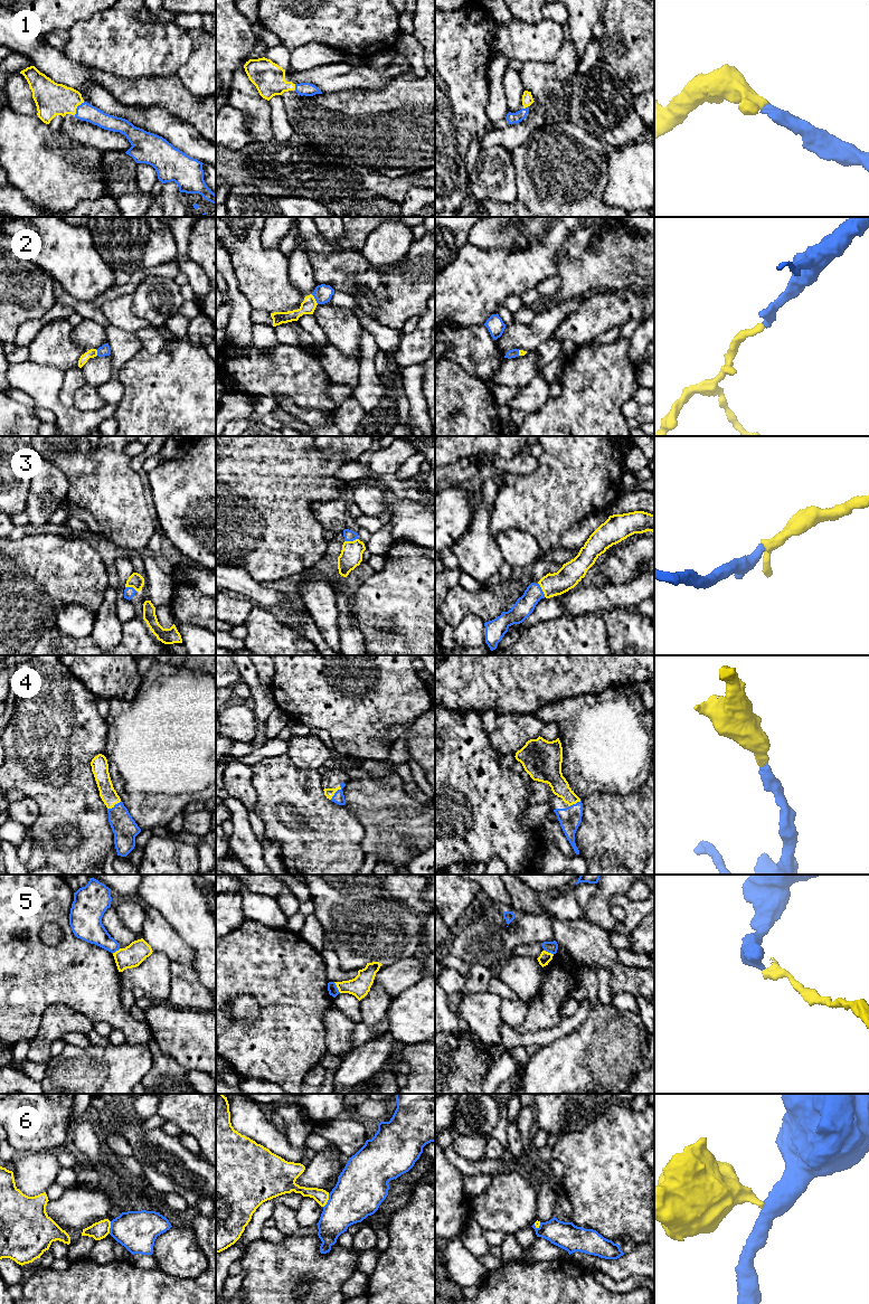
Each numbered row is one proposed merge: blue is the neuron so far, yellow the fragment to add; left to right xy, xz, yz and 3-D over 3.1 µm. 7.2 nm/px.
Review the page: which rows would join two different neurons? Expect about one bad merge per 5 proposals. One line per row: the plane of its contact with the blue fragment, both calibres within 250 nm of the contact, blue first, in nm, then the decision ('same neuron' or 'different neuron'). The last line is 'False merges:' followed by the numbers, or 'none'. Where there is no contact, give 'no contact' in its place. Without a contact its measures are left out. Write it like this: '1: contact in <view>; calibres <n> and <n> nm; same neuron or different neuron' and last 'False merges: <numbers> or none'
1: contact in xy; calibres 130 and 240 nm; same neuron
2: contact in xz; calibres 130 and 110 nm; same neuron
3: contact in yz; calibres 140 and 170 nm; same neuron
4: contact in xz; calibres 80 and 70 nm; same neuron
5: contact in xz; calibres 70 and 150 nm; different neuron
6: contact in xz; calibres 360 and 100 nm; different neuron
False merges: 5, 6

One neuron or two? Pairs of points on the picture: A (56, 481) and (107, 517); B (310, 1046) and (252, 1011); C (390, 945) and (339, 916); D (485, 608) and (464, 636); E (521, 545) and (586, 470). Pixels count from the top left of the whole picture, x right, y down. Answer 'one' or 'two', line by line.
A: two
B: two
C: one
D: two
E: two

